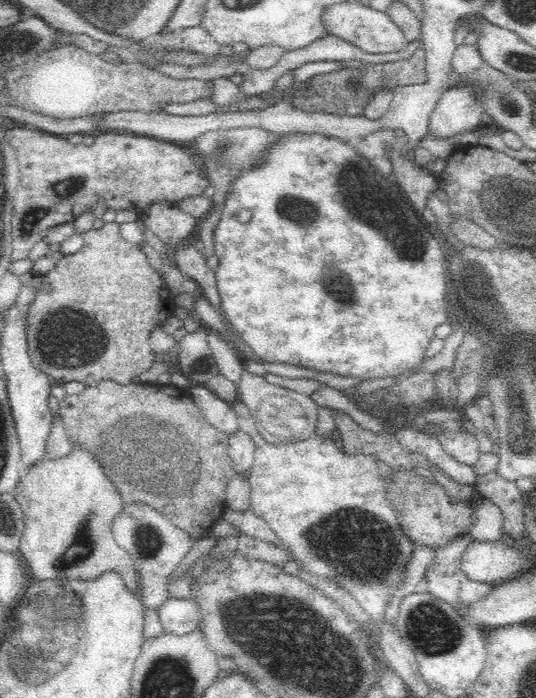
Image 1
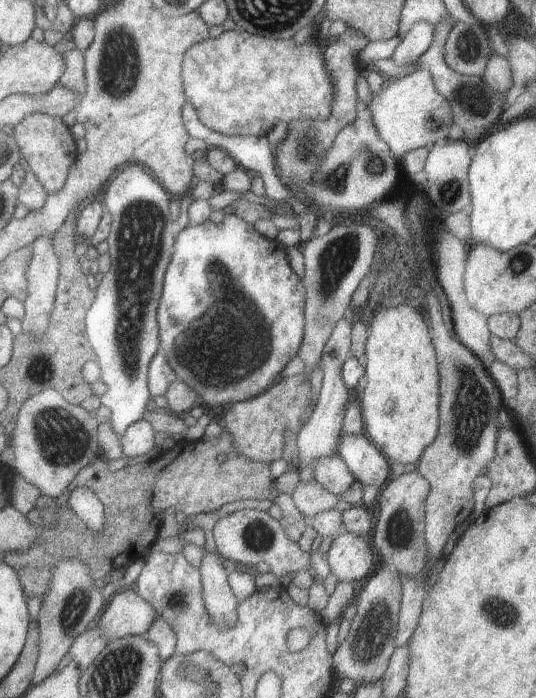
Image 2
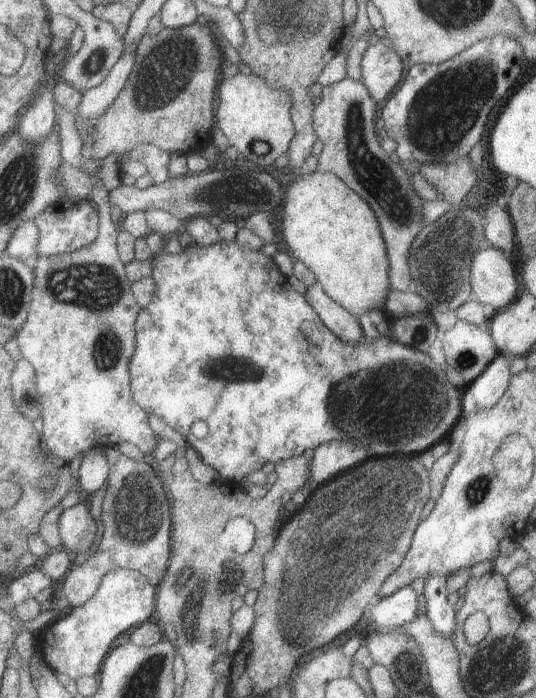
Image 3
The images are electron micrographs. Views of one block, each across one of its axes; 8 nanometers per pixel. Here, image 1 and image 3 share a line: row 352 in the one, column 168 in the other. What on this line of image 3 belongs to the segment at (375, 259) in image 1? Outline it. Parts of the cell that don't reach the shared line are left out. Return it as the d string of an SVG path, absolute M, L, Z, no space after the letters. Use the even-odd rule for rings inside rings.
M215 242L213 246L201 248L191 244L189 248L183 248L177 256L163 254L157 260L151 260L153 270L151 278L155 282L155 294L147 308L143 308L135 322L135 334L137 334L137 348L129 360L129 374L131 374L131 394L133 400L147 412L155 414L157 418L165 420L167 426L171 426L175 432L179 432L201 456L203 464L211 466L217 472L217 478L223 482L241 482L247 474L261 470L265 462L283 462L287 458L301 456L307 448L315 450L321 444L327 442L351 442L359 444L363 448L371 448L371 456L387 456L387 452L401 452L401 454L423 454L425 448L433 448L433 442L443 438L443 434L463 418L463 394L459 388L453 388L447 382L447 374L441 370L439 364L433 364L431 358L415 348L409 348L395 338L377 336L375 340L367 340L365 336L349 344L345 340L339 340L315 314L315 310L309 306L309 302L293 290L287 282L287 276L283 276L277 266L273 264L273 258L263 256L261 250L255 252L251 248L239 246L239 242ZM195 420L201 420L207 424L207 436L195 438L191 436L189 428Z

